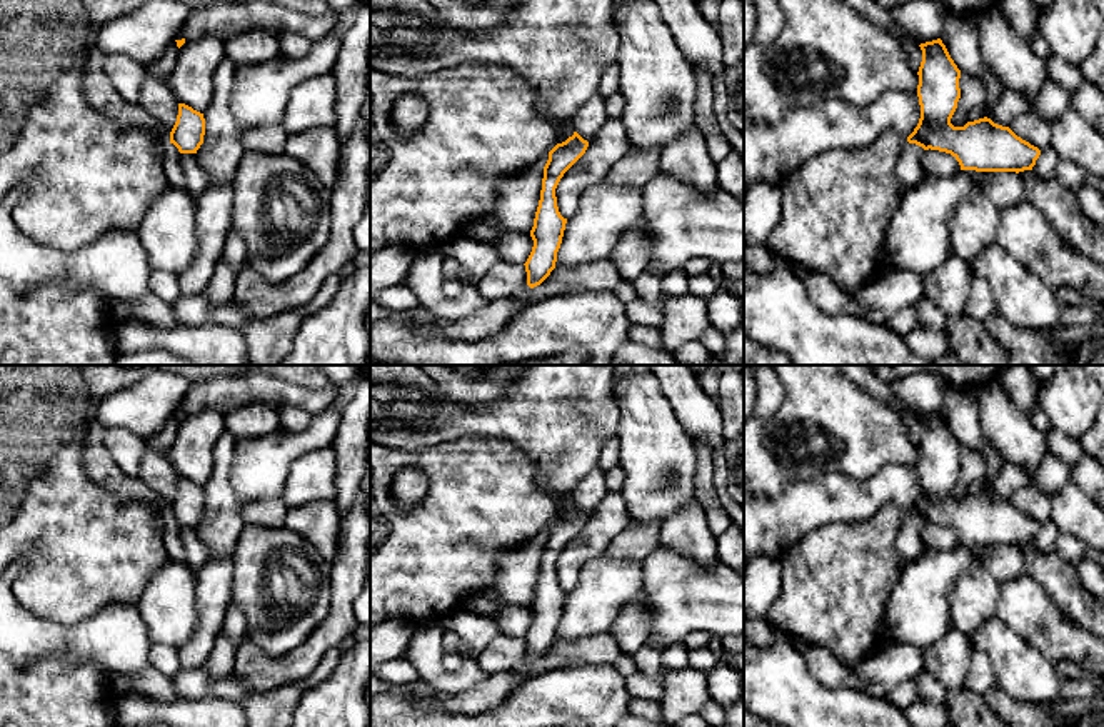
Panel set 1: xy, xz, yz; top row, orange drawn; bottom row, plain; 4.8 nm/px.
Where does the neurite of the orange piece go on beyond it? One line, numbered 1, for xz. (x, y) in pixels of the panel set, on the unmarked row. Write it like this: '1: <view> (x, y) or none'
1: none

